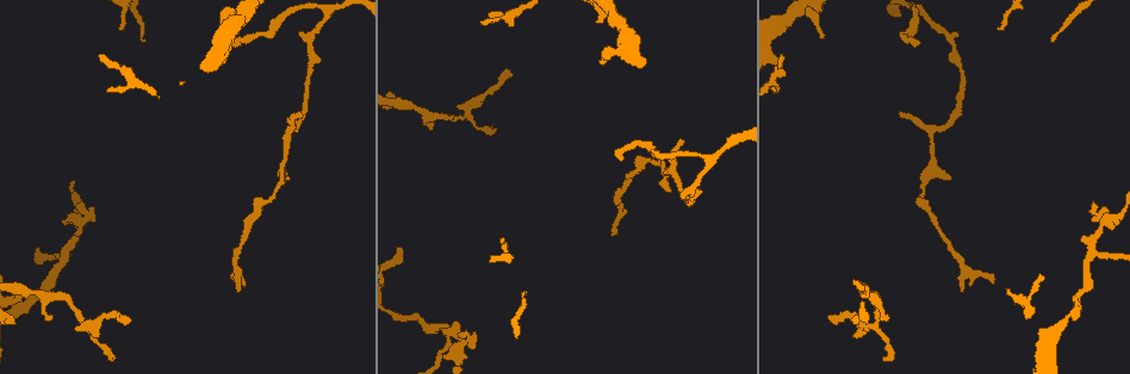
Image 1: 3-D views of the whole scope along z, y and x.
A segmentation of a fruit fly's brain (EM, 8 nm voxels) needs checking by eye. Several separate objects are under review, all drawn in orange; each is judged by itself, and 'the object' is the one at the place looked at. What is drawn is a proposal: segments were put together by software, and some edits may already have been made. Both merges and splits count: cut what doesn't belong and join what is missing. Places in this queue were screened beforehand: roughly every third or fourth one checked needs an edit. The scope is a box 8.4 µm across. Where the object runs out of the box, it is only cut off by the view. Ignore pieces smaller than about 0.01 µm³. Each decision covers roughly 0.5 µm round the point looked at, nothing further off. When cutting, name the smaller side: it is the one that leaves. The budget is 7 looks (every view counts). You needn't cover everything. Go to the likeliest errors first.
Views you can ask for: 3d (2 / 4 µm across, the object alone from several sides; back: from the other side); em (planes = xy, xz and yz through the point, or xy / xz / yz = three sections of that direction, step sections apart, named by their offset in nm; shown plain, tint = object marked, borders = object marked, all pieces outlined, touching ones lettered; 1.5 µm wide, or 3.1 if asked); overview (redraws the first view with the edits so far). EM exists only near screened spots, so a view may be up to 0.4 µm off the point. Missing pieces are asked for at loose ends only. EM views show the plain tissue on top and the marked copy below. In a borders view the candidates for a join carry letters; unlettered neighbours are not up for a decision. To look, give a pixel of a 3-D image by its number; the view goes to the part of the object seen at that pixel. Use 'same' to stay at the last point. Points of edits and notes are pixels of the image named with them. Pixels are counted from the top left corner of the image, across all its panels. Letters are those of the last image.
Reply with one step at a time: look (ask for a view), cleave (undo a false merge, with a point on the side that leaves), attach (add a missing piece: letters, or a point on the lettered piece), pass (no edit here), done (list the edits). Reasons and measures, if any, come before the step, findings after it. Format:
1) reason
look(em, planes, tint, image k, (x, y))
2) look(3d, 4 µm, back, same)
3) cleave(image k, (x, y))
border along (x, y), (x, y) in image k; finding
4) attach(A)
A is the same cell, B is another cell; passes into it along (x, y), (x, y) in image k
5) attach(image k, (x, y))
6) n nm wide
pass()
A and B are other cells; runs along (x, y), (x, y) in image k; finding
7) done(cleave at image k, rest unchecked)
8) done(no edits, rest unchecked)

branch stops here
look(em, planes, tint, image 1, (434, 124))

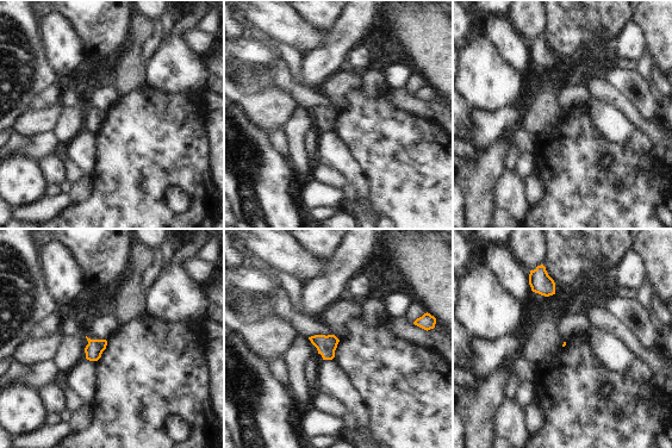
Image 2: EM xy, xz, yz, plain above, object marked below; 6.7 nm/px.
see the neighbours
look(em, planes, borders, same)

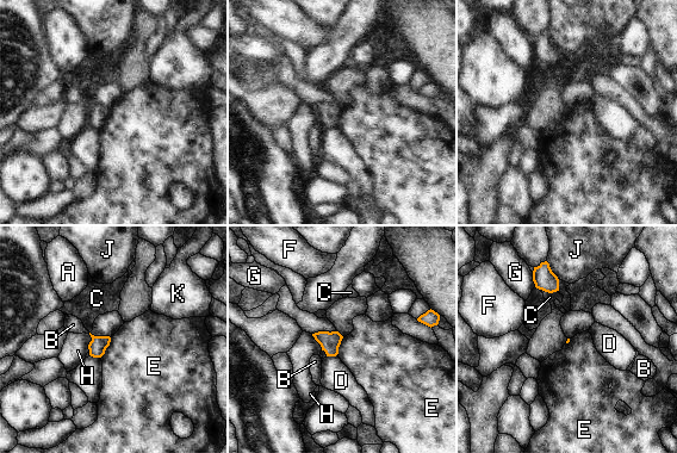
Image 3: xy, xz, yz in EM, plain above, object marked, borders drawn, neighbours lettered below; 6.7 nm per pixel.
pass()
A, B, C, D, E, F, G, H, J and K are other cells; border along (111, 337), (110, 345), (100, 358) in image 3; none of them fits

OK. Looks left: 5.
branch stops here
look(3d, 2 µm, image 1, (605, 61))

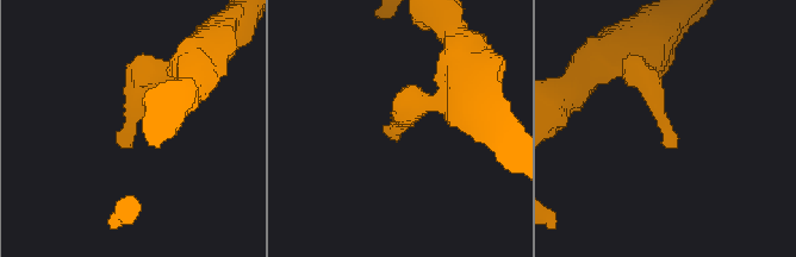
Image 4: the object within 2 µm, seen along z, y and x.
look(em, yz, step 8, borders, image 4, (132, 147))

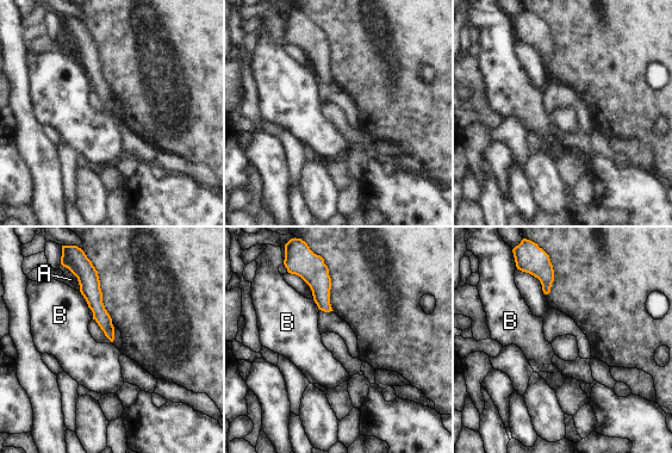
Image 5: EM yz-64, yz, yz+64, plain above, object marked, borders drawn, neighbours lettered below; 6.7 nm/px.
look(em, xy, step 8, borders, same)

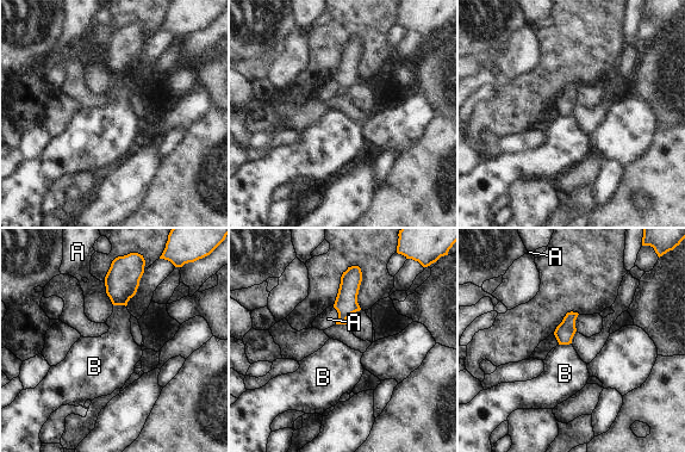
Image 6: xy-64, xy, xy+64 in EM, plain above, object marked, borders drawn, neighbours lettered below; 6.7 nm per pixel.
A touches over 170 nm
pass()
A and B are other cells; border along (113, 304), (123, 304), (125, 307) in image 6; none of them fits

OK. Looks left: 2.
look(em, xz, step 4, borders, image 1, (619, 157))

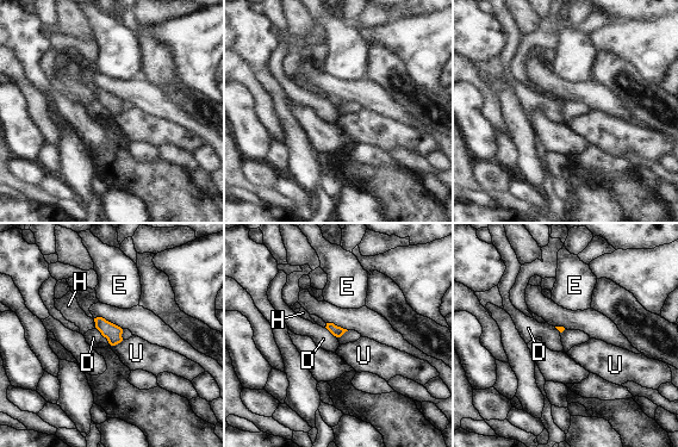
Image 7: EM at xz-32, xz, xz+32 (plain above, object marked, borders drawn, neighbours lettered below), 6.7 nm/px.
cut it another way
look(em, planes, borders, same)

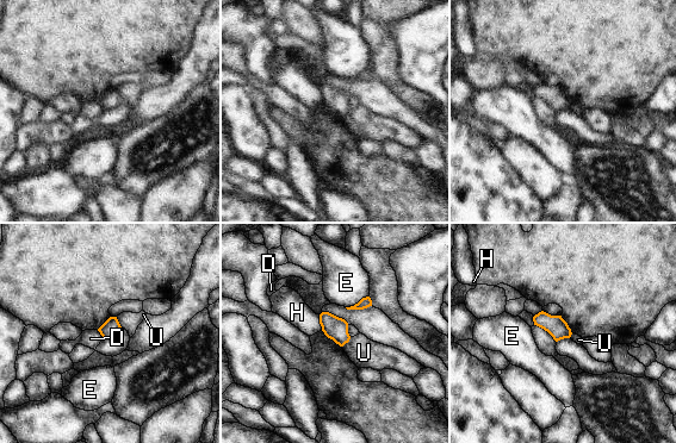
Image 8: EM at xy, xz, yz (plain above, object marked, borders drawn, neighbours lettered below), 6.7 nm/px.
pass()
D, E, H and U are other cells; border along (97, 330), (104, 338) in image 8; no lettered piece goes on from it

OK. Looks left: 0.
done(no edits, rest unchecked)

